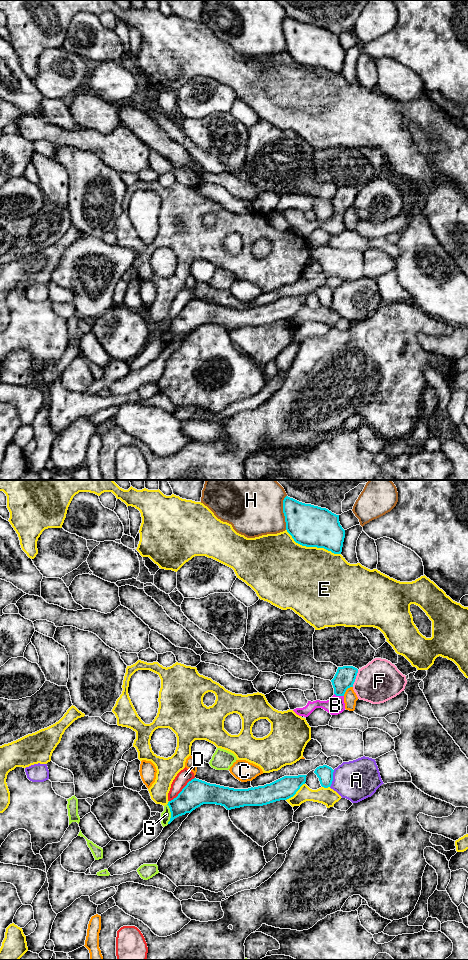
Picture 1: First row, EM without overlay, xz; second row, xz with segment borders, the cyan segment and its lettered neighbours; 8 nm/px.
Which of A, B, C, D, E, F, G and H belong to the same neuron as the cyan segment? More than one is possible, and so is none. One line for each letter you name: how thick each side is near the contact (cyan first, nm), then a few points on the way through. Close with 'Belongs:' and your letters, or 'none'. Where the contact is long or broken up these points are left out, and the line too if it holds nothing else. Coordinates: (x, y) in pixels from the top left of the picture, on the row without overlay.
B: 160 nm thick on the cyan side, 150 nm on the other; runs through xz (345, 196), (340, 204), (339, 215), (335, 225)
Belongs: B

